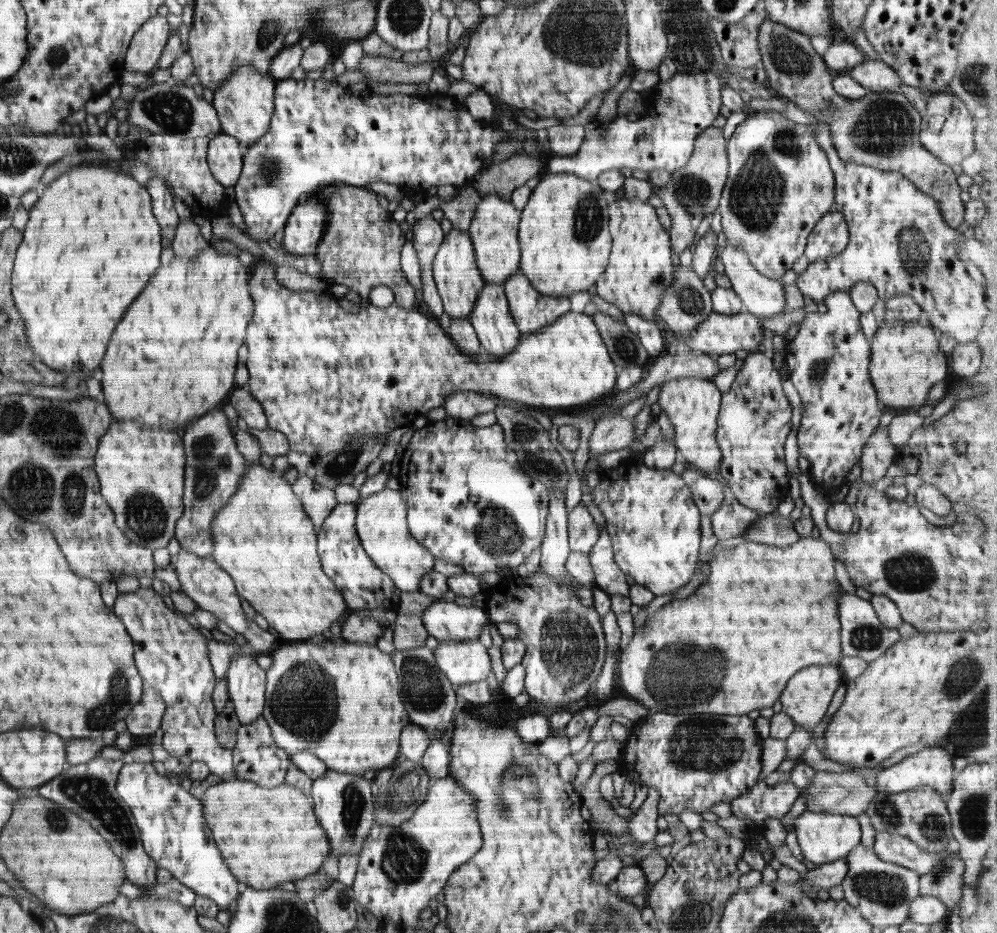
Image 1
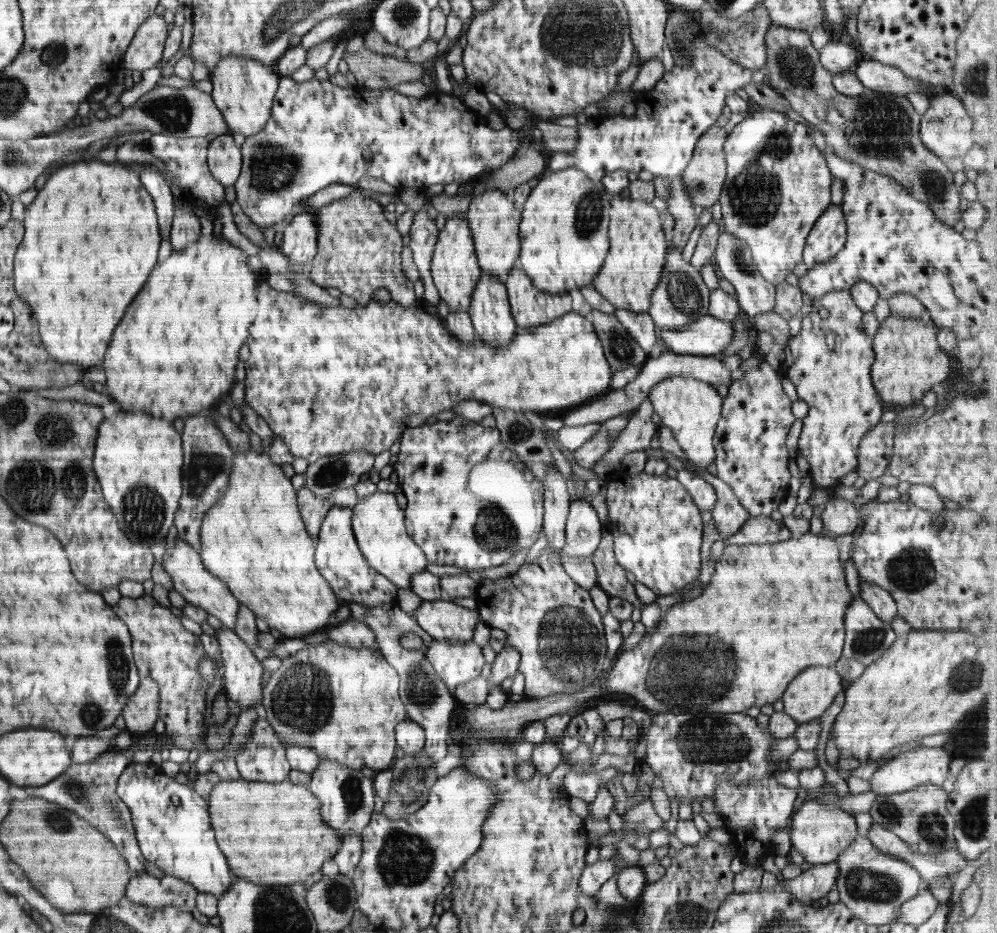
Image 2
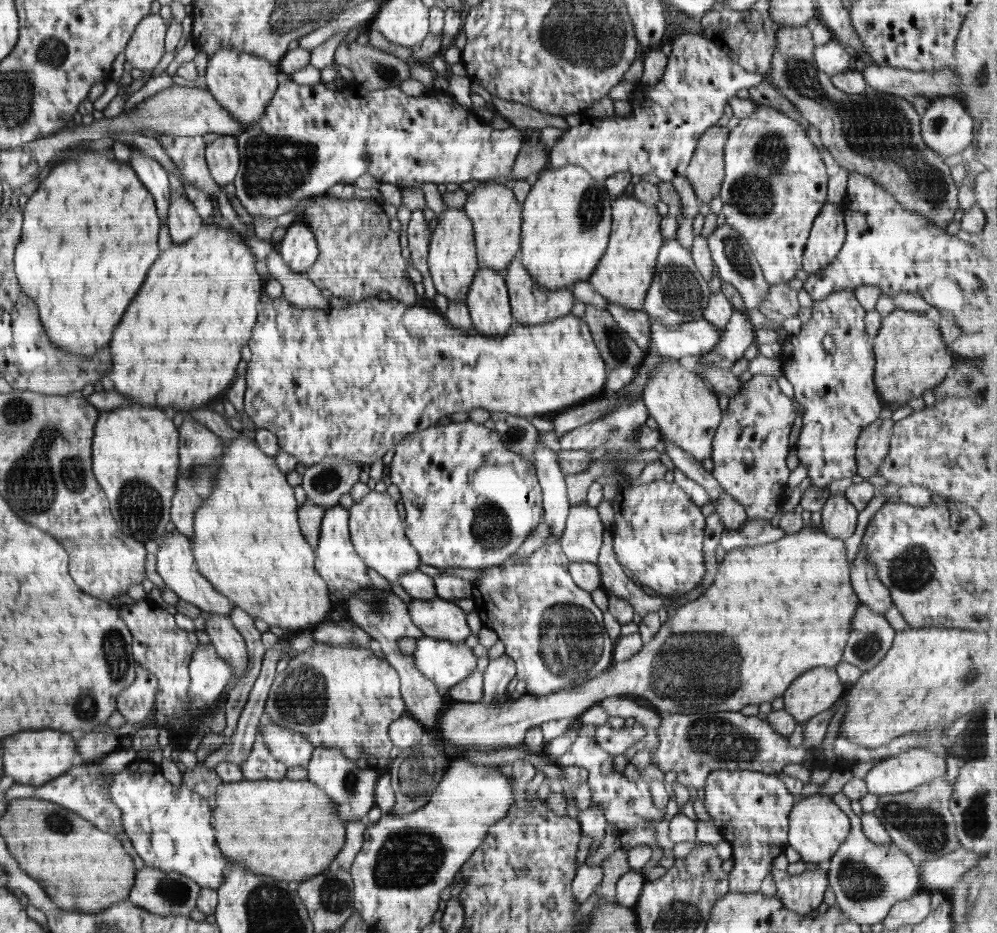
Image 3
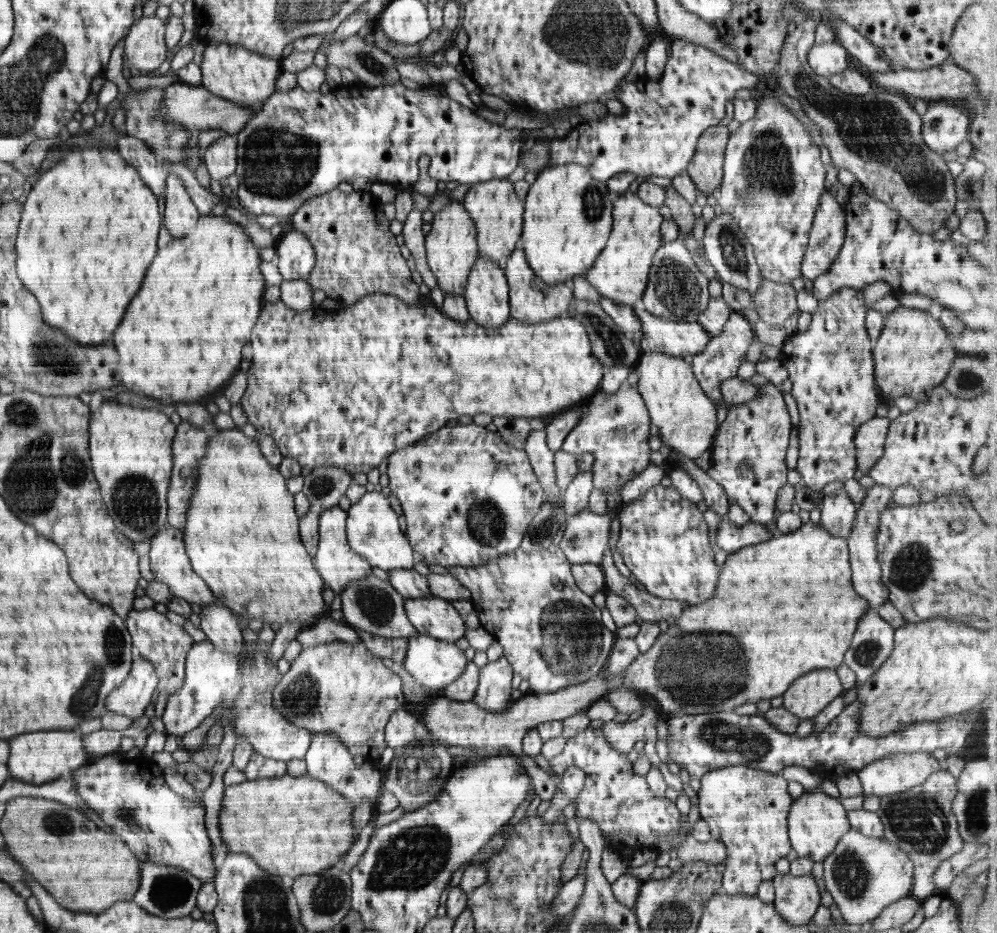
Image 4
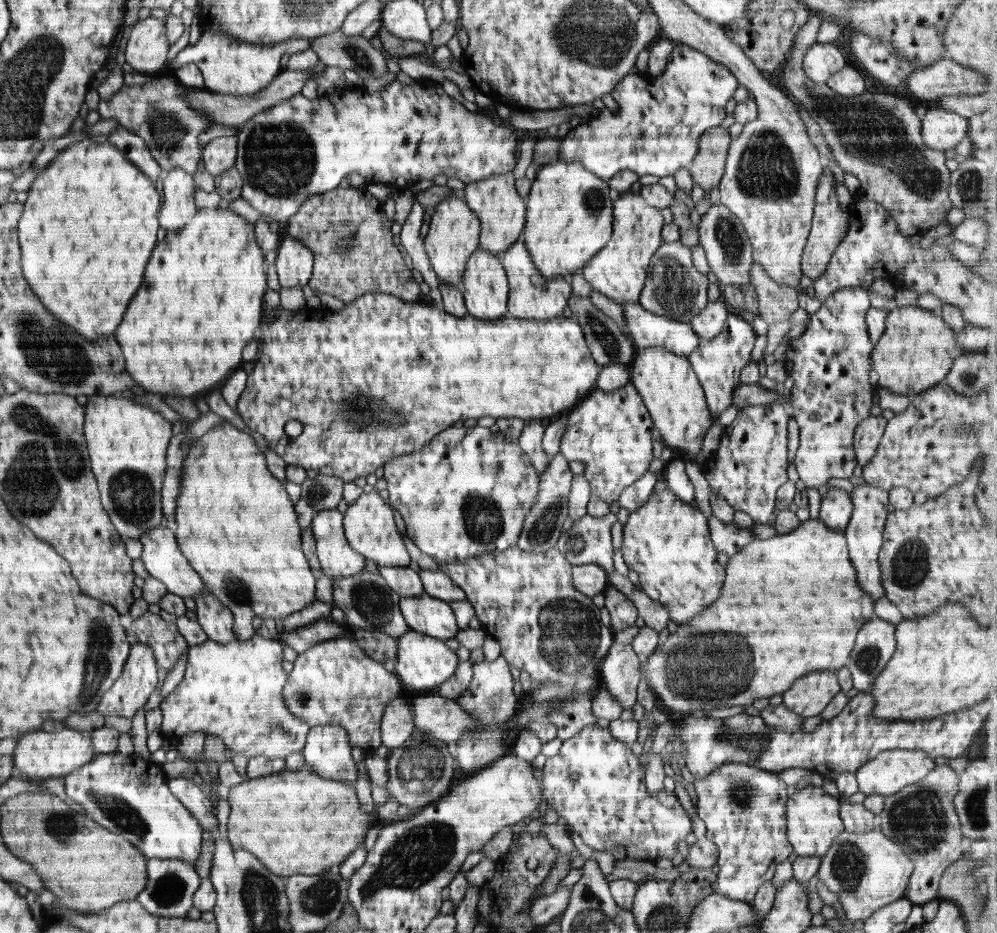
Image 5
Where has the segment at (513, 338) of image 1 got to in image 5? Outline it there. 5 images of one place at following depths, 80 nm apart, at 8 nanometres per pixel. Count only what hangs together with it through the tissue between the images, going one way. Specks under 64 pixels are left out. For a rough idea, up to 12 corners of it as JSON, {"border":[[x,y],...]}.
{"border":[[478,248],[466,262],[462,295],[473,318],[508,316],[501,257]]}

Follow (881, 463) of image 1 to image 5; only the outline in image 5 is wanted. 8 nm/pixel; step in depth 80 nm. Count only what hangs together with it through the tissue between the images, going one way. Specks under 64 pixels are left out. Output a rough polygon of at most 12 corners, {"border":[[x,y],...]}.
{"border":[[861,420],[853,436],[857,464],[864,466],[878,450],[887,420]]}

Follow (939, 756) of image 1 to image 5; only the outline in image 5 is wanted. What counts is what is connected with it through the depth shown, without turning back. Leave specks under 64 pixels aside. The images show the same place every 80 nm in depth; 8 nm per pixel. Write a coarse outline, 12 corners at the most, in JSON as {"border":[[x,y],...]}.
{"border":[[886,750],[855,773],[859,792],[885,798],[936,768],[921,750]]}

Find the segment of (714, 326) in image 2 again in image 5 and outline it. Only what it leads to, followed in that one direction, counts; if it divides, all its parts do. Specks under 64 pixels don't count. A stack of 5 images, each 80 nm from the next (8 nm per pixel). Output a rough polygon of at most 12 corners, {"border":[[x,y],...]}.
{"border":[[623,306],[638,349],[686,357],[702,343],[689,323]]}

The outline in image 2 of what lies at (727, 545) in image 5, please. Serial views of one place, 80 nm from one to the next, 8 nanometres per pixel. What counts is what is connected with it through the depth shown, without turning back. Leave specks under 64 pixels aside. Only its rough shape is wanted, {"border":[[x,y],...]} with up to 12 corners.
{"border":[[766,360],[729,387],[716,476],[750,518],[726,545],[792,537],[770,514],[796,417]]}

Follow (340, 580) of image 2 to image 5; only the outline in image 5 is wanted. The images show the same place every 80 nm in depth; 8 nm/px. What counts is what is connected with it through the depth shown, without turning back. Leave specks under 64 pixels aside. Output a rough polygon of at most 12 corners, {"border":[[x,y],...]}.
{"border":[[338,509],[320,511],[311,531],[321,571],[332,581],[361,573]]}

